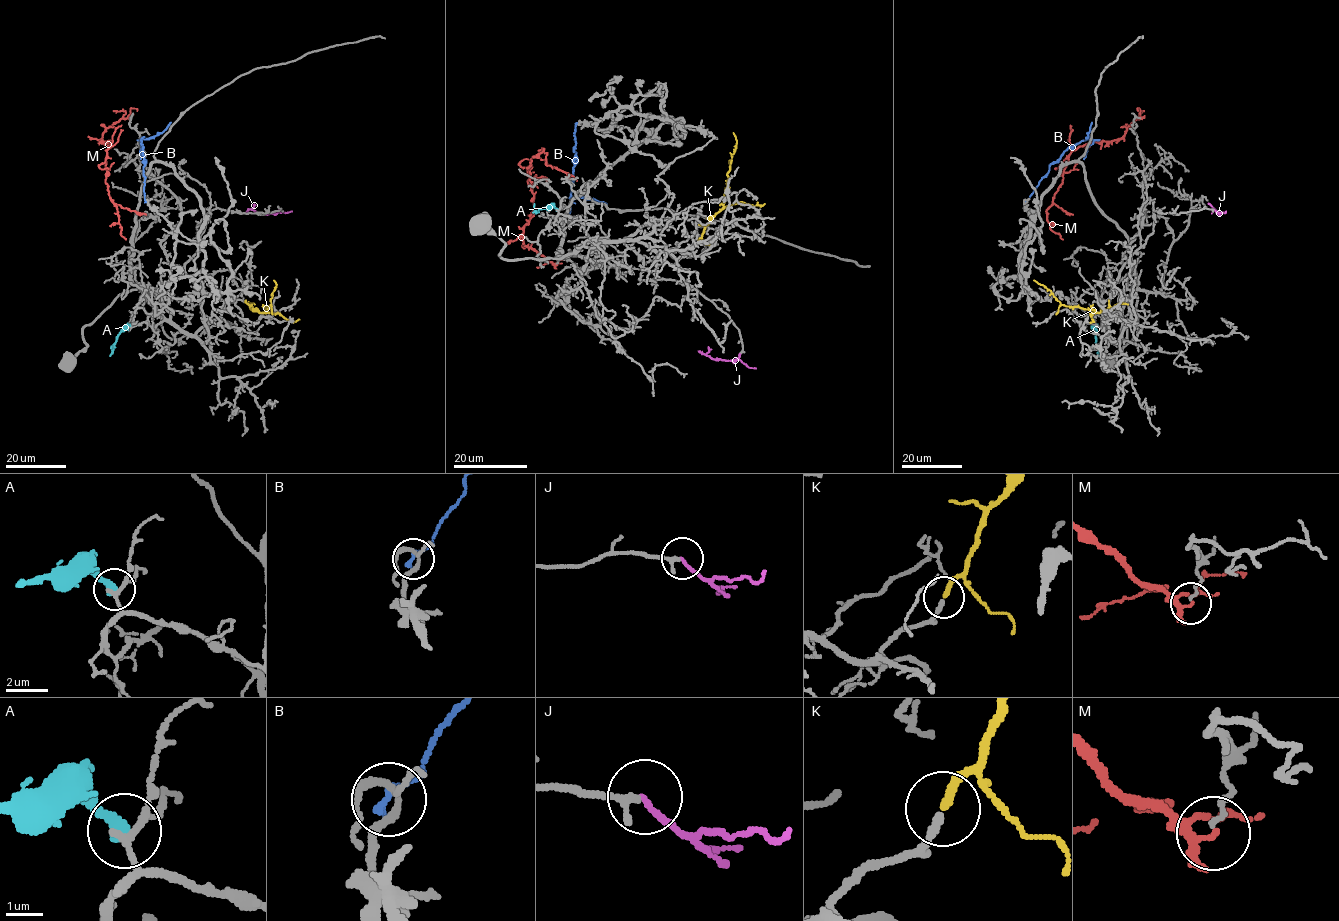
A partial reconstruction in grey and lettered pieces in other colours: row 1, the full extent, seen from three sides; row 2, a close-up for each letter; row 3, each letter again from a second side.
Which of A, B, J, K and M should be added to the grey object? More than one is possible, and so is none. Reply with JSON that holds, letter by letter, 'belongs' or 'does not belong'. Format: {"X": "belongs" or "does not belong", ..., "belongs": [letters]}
{"A": "does not belong", "B": "does not belong", "J": "belongs", "K": "belongs", "M": "does not belong", "belongs": ["J", "K"]}

